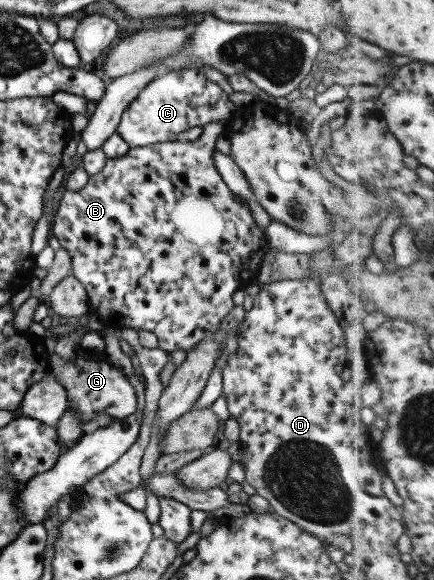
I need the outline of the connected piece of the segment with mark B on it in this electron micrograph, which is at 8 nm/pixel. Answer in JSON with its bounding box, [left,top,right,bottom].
[50,121,270,352]

